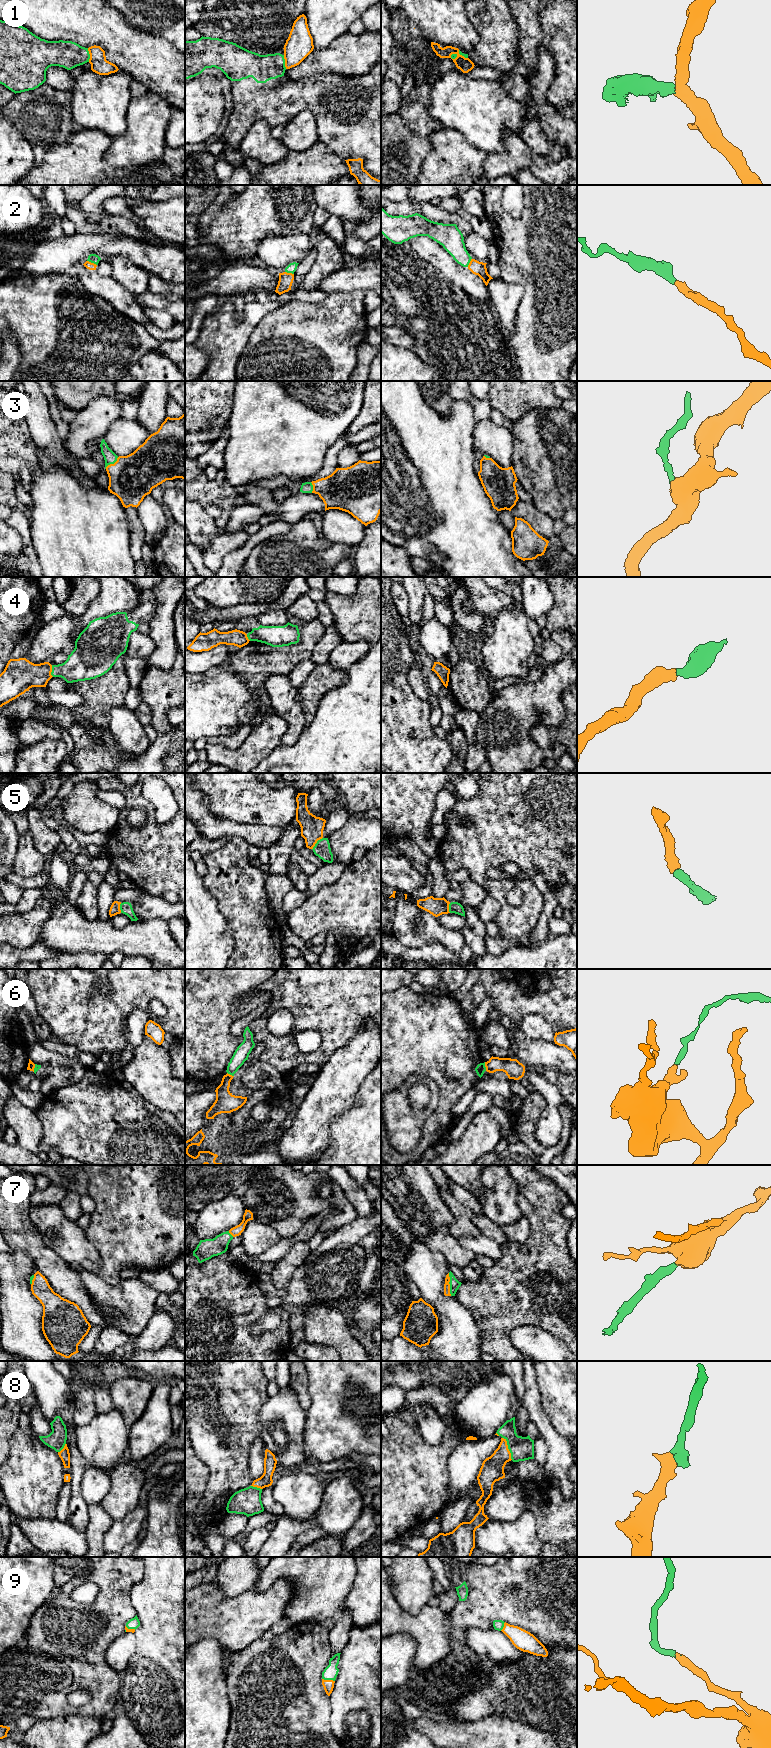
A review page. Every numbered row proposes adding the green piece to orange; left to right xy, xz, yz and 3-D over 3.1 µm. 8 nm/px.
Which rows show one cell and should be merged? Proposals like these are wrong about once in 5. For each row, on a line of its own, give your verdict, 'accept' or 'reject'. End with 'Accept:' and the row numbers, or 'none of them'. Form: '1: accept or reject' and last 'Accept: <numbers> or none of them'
1: reject
2: accept
3: accept
4: accept
5: accept
6: reject
7: accept
8: accept
9: accept
Accept: 2, 3, 4, 5, 7, 8, 9

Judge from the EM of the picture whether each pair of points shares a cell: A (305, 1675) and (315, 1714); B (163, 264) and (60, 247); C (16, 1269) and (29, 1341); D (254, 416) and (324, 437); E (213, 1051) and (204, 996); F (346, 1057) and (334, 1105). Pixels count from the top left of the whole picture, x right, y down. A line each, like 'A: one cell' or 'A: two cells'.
A: one cell
B: one cell
C: one cell
D: one cell
E: one cell
F: one cell

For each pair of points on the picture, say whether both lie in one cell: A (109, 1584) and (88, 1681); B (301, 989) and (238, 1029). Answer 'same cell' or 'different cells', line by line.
A: same cell
B: different cells

